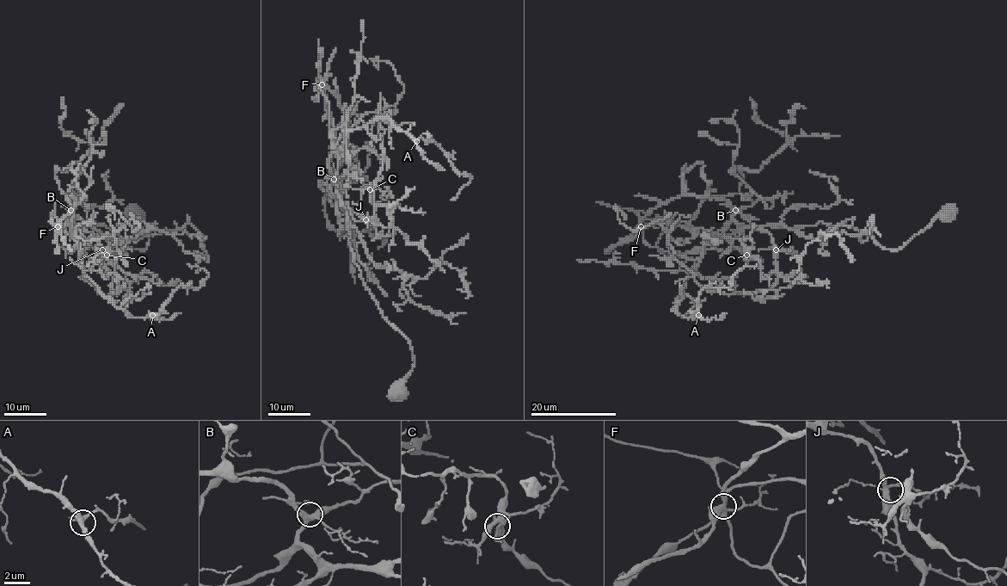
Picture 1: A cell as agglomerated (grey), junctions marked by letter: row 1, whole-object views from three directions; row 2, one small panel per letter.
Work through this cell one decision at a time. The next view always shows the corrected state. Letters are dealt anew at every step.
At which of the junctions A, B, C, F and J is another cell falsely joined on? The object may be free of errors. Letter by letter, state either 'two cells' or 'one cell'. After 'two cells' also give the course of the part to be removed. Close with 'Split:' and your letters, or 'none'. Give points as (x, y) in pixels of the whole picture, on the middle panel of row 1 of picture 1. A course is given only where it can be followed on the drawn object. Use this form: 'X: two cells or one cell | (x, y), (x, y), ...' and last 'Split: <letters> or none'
A: one cell
B: one cell
C: one cell
F: one cell
J: one cell
Split: none

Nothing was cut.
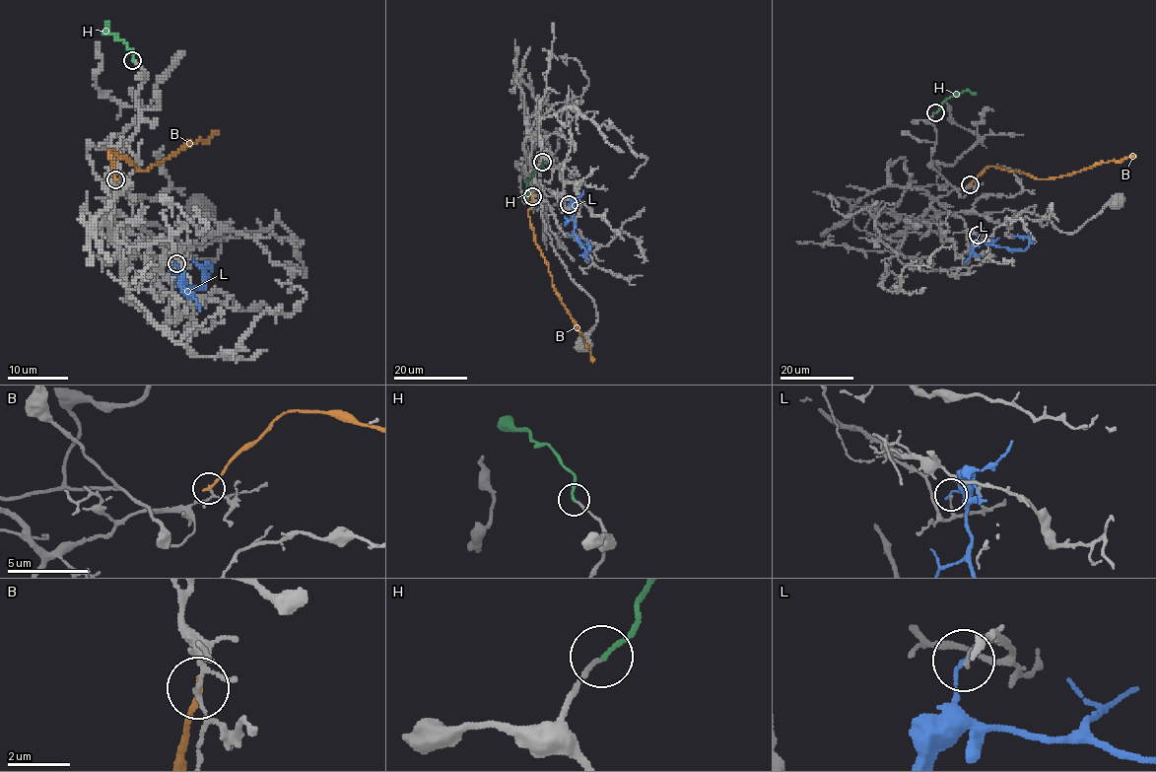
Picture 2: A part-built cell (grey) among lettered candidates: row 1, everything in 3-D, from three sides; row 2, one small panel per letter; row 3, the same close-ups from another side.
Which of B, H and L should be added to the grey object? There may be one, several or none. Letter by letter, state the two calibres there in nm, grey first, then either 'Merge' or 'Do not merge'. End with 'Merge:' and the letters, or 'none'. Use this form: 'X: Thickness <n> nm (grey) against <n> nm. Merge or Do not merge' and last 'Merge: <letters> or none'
B: Thickness 100 nm (grey) against 180 nm. Do not merge
H: Thickness 140 nm (grey) against 130 nm. Merge
L: Thickness 110 nm (grey) against 130 nm. Do not merge
Merge: H

